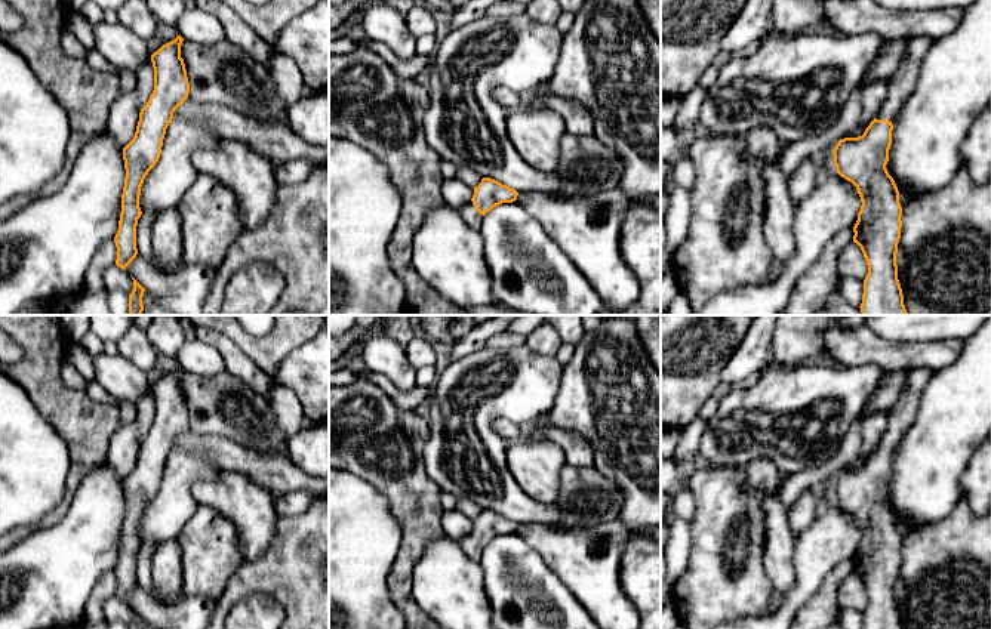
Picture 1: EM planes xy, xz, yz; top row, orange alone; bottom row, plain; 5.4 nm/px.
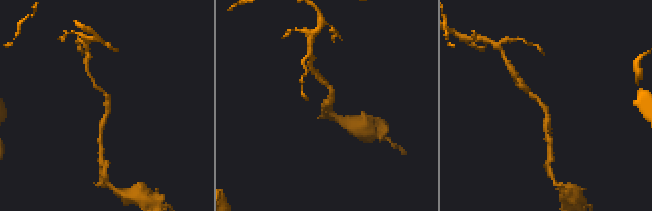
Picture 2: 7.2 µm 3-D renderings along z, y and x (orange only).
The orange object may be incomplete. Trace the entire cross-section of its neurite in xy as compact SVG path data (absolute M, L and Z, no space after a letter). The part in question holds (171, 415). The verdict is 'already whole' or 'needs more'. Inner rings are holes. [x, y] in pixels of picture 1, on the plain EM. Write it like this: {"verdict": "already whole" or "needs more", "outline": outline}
{"verdict": "already whole", "outline": "M178 367L151 386L154 422L139 444L133 471L123 480L126 509L119 562L114 568L116 596L121 601L126 601L138 586L136 556L142 546L139 539L141 518L160 490L166 460L175 441L184 435L190 425L187 401L181 389L182 373L184 370Z"}

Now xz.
{"verdict": "needs more", "outline": "M483 509L474 519L473 530L459 539L459 545L465 555L473 561L480 561L483 549L487 543L502 534L513 534L517 531L518 524L501 514Z"}

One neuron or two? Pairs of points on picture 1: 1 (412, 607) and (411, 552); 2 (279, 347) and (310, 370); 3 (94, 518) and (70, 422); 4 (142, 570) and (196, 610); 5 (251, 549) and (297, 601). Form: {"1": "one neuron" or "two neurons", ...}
{"1": "one neuron", "2": "two neurons", "3": "two neurons", "4": "two neurons", "5": "two neurons"}

